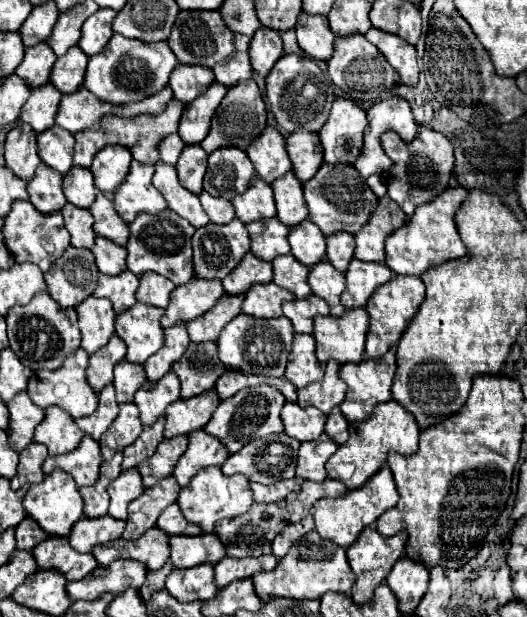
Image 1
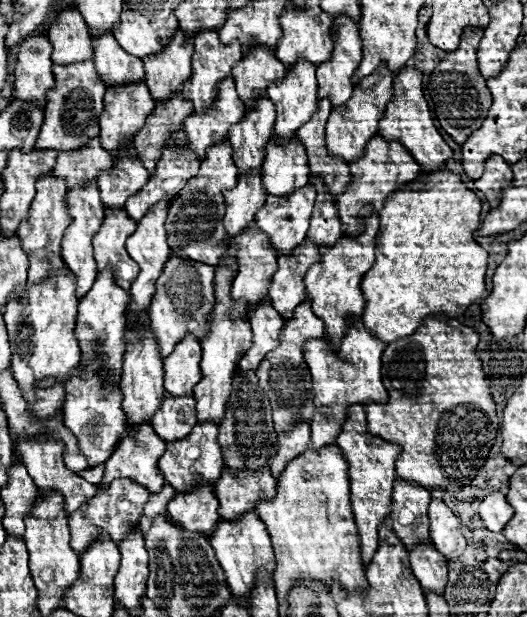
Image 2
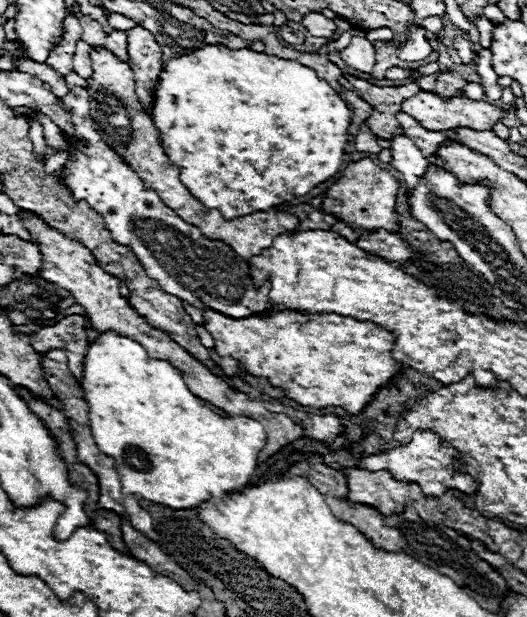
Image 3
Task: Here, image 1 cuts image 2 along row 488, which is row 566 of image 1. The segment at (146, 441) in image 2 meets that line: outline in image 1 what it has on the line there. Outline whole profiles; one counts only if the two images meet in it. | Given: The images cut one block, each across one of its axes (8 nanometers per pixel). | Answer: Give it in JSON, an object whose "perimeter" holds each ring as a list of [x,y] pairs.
{"perimeter":[[[150,528],[138,540],[112,540],[108,544],[100,544],[92,550],[94,558],[100,566],[108,566],[116,558],[132,558],[140,560],[148,566],[148,570],[158,570],[170,556],[168,546],[170,536],[160,528]]]}

